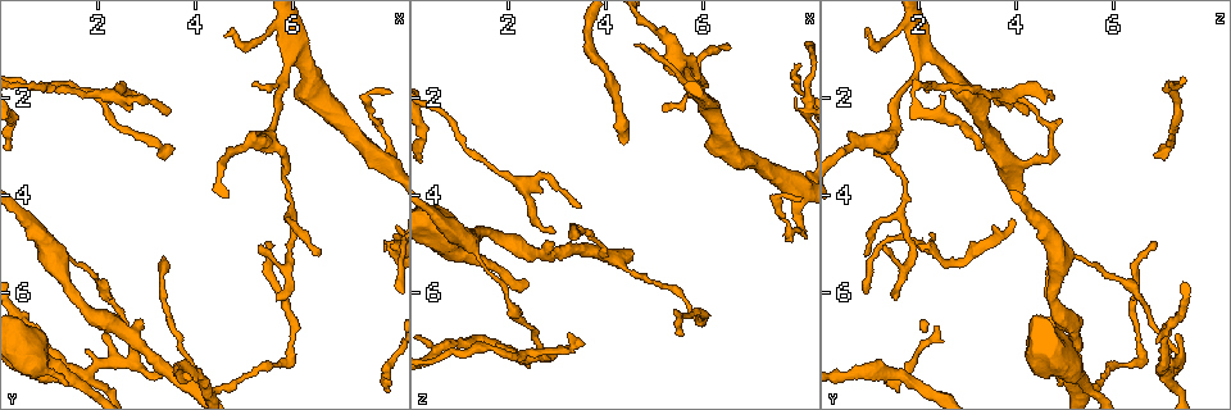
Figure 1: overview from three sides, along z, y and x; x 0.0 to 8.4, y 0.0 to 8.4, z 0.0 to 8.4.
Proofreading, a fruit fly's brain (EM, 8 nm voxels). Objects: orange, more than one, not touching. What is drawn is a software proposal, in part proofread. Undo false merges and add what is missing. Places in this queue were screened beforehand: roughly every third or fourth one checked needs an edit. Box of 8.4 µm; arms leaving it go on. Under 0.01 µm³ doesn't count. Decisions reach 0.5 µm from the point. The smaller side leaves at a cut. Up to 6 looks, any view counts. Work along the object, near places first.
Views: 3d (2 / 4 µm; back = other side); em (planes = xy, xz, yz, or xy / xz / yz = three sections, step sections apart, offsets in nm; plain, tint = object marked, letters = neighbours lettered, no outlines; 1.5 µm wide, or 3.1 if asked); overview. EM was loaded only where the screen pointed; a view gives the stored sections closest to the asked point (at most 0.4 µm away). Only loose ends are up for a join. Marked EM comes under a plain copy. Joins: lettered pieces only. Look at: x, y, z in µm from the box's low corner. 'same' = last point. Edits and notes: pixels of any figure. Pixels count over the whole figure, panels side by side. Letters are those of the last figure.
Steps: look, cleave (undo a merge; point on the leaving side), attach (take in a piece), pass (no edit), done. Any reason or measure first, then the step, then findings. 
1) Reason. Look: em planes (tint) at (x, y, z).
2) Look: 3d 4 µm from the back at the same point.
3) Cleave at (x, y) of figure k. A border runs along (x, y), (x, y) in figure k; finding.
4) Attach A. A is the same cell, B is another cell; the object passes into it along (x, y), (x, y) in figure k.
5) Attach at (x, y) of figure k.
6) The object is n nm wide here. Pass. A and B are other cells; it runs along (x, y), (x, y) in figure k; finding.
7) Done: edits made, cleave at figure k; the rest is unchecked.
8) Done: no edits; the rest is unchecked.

Branch stops here. Look: em planes (letters) at (2.10, 6.85, 7.30).

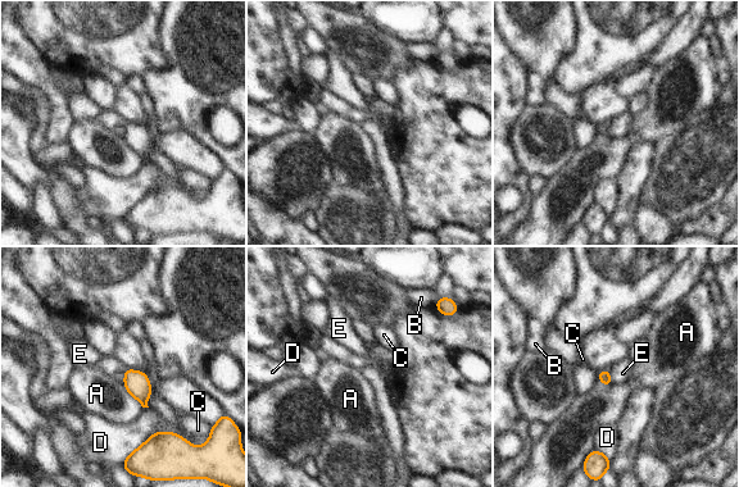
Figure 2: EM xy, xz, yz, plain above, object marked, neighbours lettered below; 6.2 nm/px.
Pass. A, B, C, D and E are other cells; a border runs along (610, 371), (612, 383) in figure 2; no lettered piece goes on from it.

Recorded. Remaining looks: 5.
Sharp bend. Look: em xy step 8 (tint) at (7.90, 3.10, 4.75).

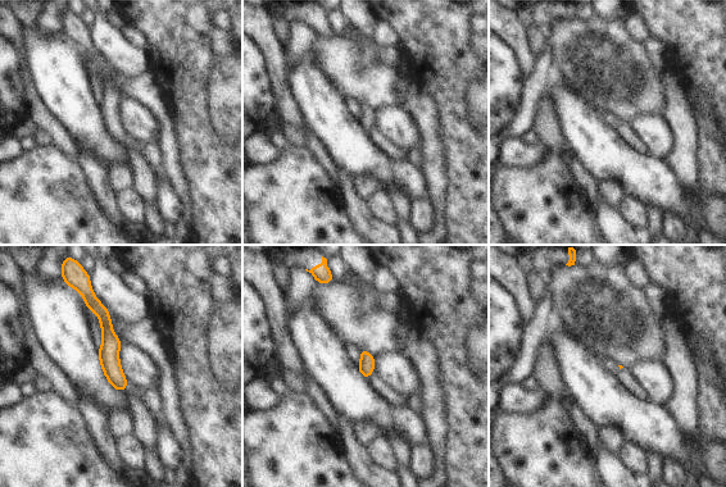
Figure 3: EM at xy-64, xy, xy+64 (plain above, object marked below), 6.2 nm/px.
What lies round it. Look: em xy step 8 (letters) at the same point.

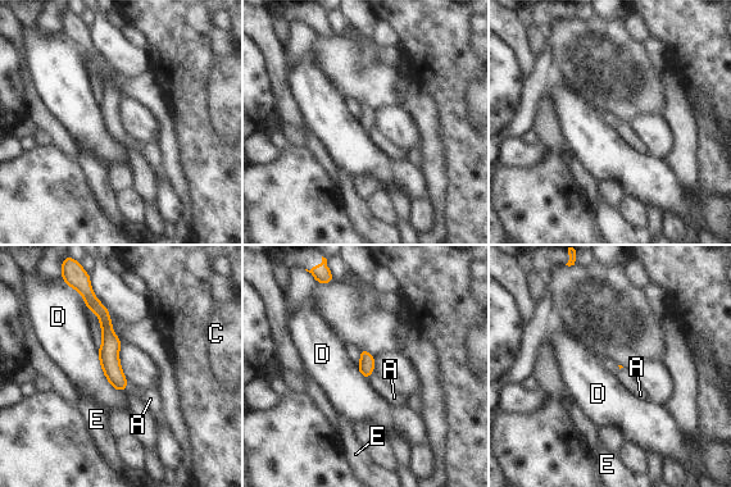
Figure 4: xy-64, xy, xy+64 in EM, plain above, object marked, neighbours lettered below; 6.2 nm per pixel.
The object is 50 nm wide here. Pass. A, C, D and E are other cells; one cell here.

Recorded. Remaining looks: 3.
Thin end. Look: 3d 2 µm at (4.75, 0.60, 0.90).

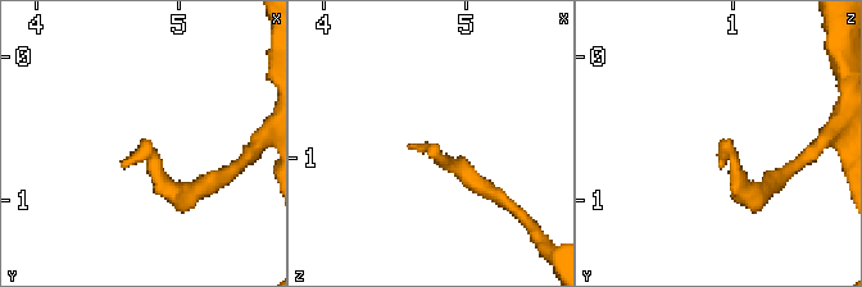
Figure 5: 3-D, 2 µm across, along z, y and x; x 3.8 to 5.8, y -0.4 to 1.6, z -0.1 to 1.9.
Look: em xz step 4 (tint) at (4.72, 0.60, 0.94).

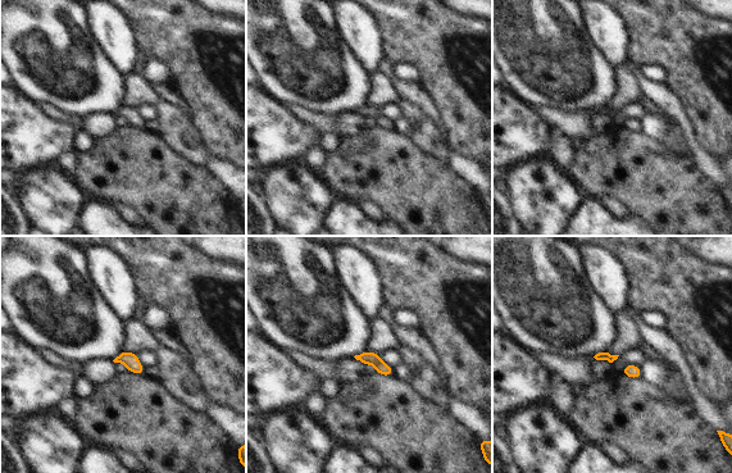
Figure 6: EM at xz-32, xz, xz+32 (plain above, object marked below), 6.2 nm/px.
Look: em planes (letters) at the same point.

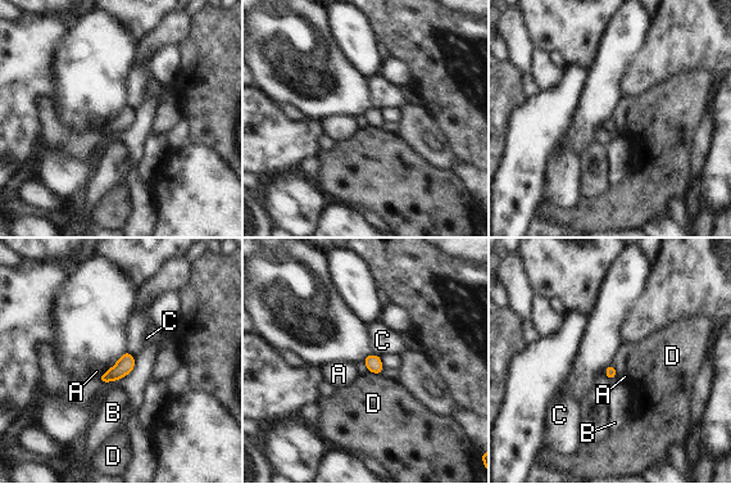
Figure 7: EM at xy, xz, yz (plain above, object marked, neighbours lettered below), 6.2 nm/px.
The object is 70 nm wide here. Pass. A, B, C and D are other cells; a border runs along (107, 371), (98, 376) in figure 7; none of them fits.

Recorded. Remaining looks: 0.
Done: no edits; the rest is unchecked.

